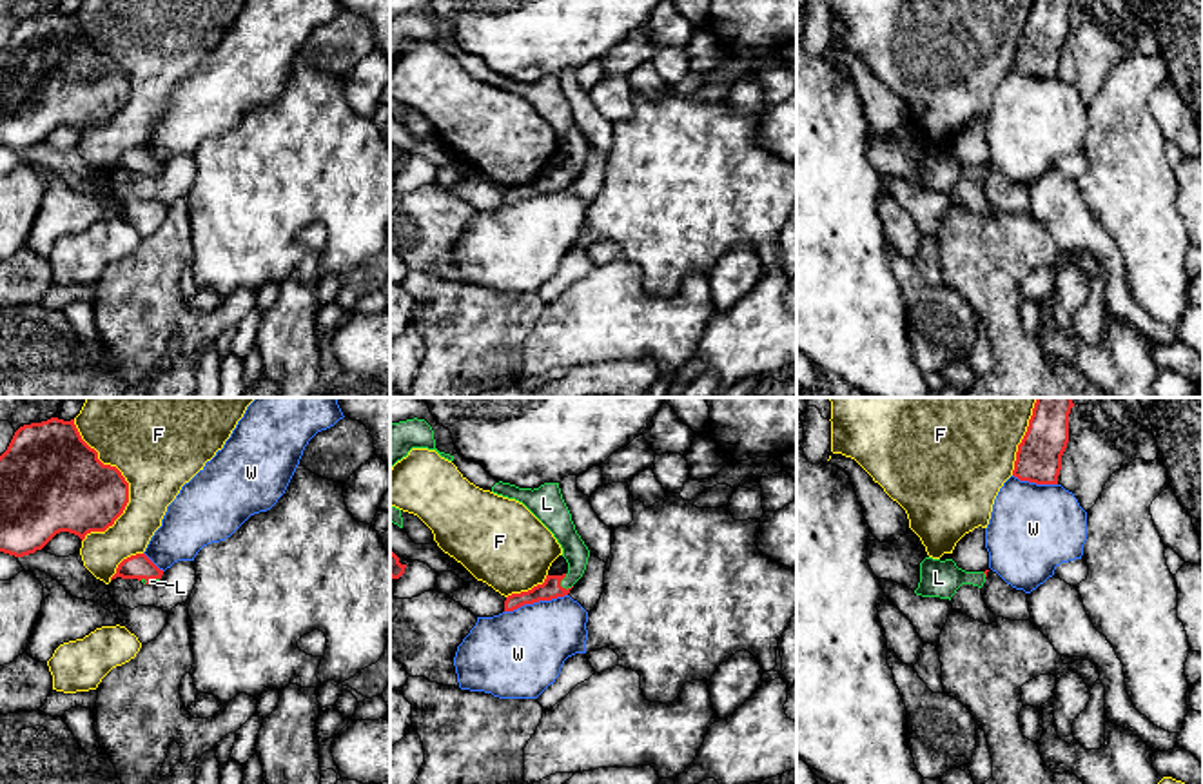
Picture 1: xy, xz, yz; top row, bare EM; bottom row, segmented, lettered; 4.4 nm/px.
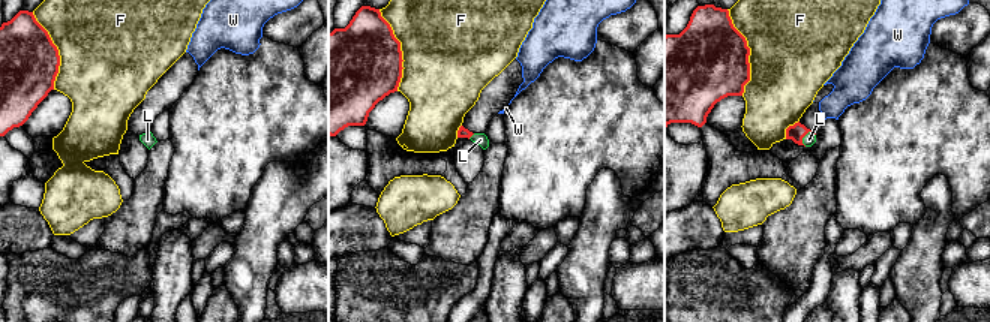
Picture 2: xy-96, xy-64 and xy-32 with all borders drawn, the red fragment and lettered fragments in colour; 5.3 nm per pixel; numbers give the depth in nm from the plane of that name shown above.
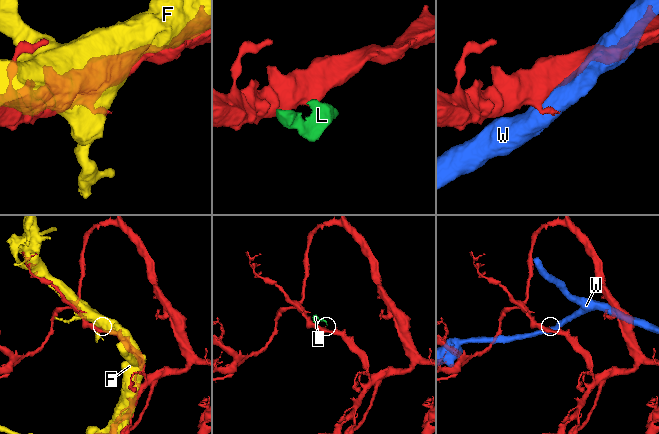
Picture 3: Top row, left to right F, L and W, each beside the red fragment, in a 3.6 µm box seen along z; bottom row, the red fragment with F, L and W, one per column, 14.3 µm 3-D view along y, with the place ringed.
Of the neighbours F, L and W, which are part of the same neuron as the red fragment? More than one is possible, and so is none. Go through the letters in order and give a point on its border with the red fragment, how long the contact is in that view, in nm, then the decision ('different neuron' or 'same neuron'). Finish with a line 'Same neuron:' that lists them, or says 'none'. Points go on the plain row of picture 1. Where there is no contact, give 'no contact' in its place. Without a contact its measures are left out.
F: contact xy (127, 78); length 550 nm; different neuron
L: contact xz (559, 176); length 80 nm; same neuron
W: contact xz (536, 195); length 300 nm; different neuron
Same neuron: L

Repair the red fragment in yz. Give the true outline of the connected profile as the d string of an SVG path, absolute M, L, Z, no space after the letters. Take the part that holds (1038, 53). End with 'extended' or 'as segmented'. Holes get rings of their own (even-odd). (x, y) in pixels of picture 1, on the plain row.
M1034 0L1018 38L1012 69L1036 78L1058 78L1061 49L1069 36L1072 0Z; as segmented

